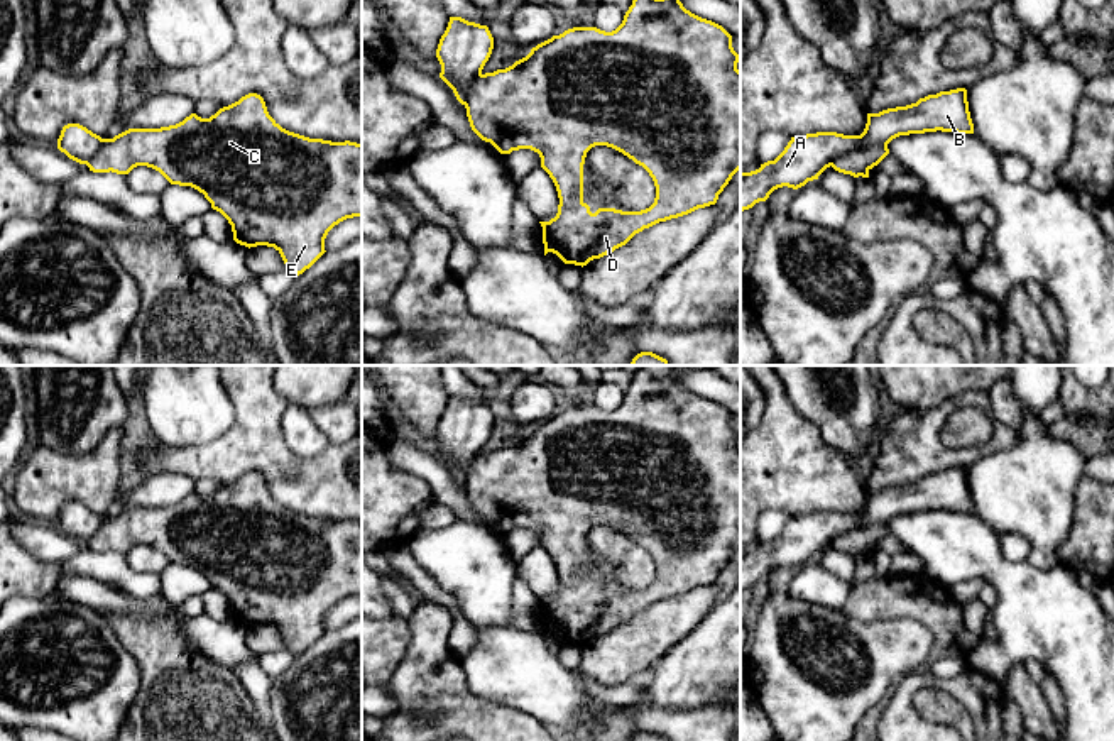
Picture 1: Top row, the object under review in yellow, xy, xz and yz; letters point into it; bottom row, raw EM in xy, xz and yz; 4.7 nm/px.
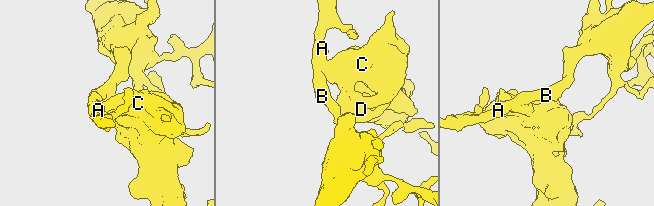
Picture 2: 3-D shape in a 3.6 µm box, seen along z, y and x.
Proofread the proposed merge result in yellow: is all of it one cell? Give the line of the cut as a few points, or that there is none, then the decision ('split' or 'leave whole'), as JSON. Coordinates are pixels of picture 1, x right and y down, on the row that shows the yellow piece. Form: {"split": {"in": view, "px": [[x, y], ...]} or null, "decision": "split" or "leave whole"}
{"split": {"in": "yz", "px": [[886, 144], [856, 148], [839, 154], [830, 164]]}, "decision": "split"}

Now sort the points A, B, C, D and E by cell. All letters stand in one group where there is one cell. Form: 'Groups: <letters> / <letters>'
Groups: A B / C D E

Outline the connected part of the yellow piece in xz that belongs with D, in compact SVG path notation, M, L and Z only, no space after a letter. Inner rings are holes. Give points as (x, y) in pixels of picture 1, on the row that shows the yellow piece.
M632 0L632 5L625 12L622 24L612 32L605 32L597 27L573 27L538 44L526 58L516 61L512 66L477 76L468 88L465 108L472 130L482 140L490 142L500 154L511 154L512 151L519 149L531 149L539 154L541 167L553 179L560 198L556 217L549 222L539 222L543 227L544 255L553 252L565 264L583 267L590 261L600 259L625 245L636 233L642 232L644 228L717 203L718 195L729 184L732 176L740 169L739 61L740 56L732 47L732 36L722 25L686 10L680 0ZM595 145L612 147L649 173L656 186L656 198L649 208L641 211L622 211L615 208L598 208L595 213L590 211L590 206L583 201L583 164L587 152Z

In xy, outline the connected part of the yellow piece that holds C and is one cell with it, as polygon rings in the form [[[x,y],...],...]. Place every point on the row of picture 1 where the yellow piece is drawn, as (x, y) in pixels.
[[[257,93],[210,118],[191,113],[169,127],[128,129],[105,139],[86,166],[93,173],[117,174],[147,166],[171,184],[198,189],[228,220],[237,244],[274,247],[292,276],[303,274],[326,252],[325,239],[335,225],[362,217],[362,144],[289,132],[269,115]]]

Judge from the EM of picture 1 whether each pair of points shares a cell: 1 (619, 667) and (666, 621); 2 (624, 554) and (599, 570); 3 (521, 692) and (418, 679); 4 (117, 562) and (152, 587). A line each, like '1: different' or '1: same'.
1: same
2: different
3: different
4: same

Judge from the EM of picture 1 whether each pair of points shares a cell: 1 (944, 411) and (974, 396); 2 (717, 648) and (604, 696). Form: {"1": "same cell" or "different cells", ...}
{"1": "same cell", "2": "different cells"}

